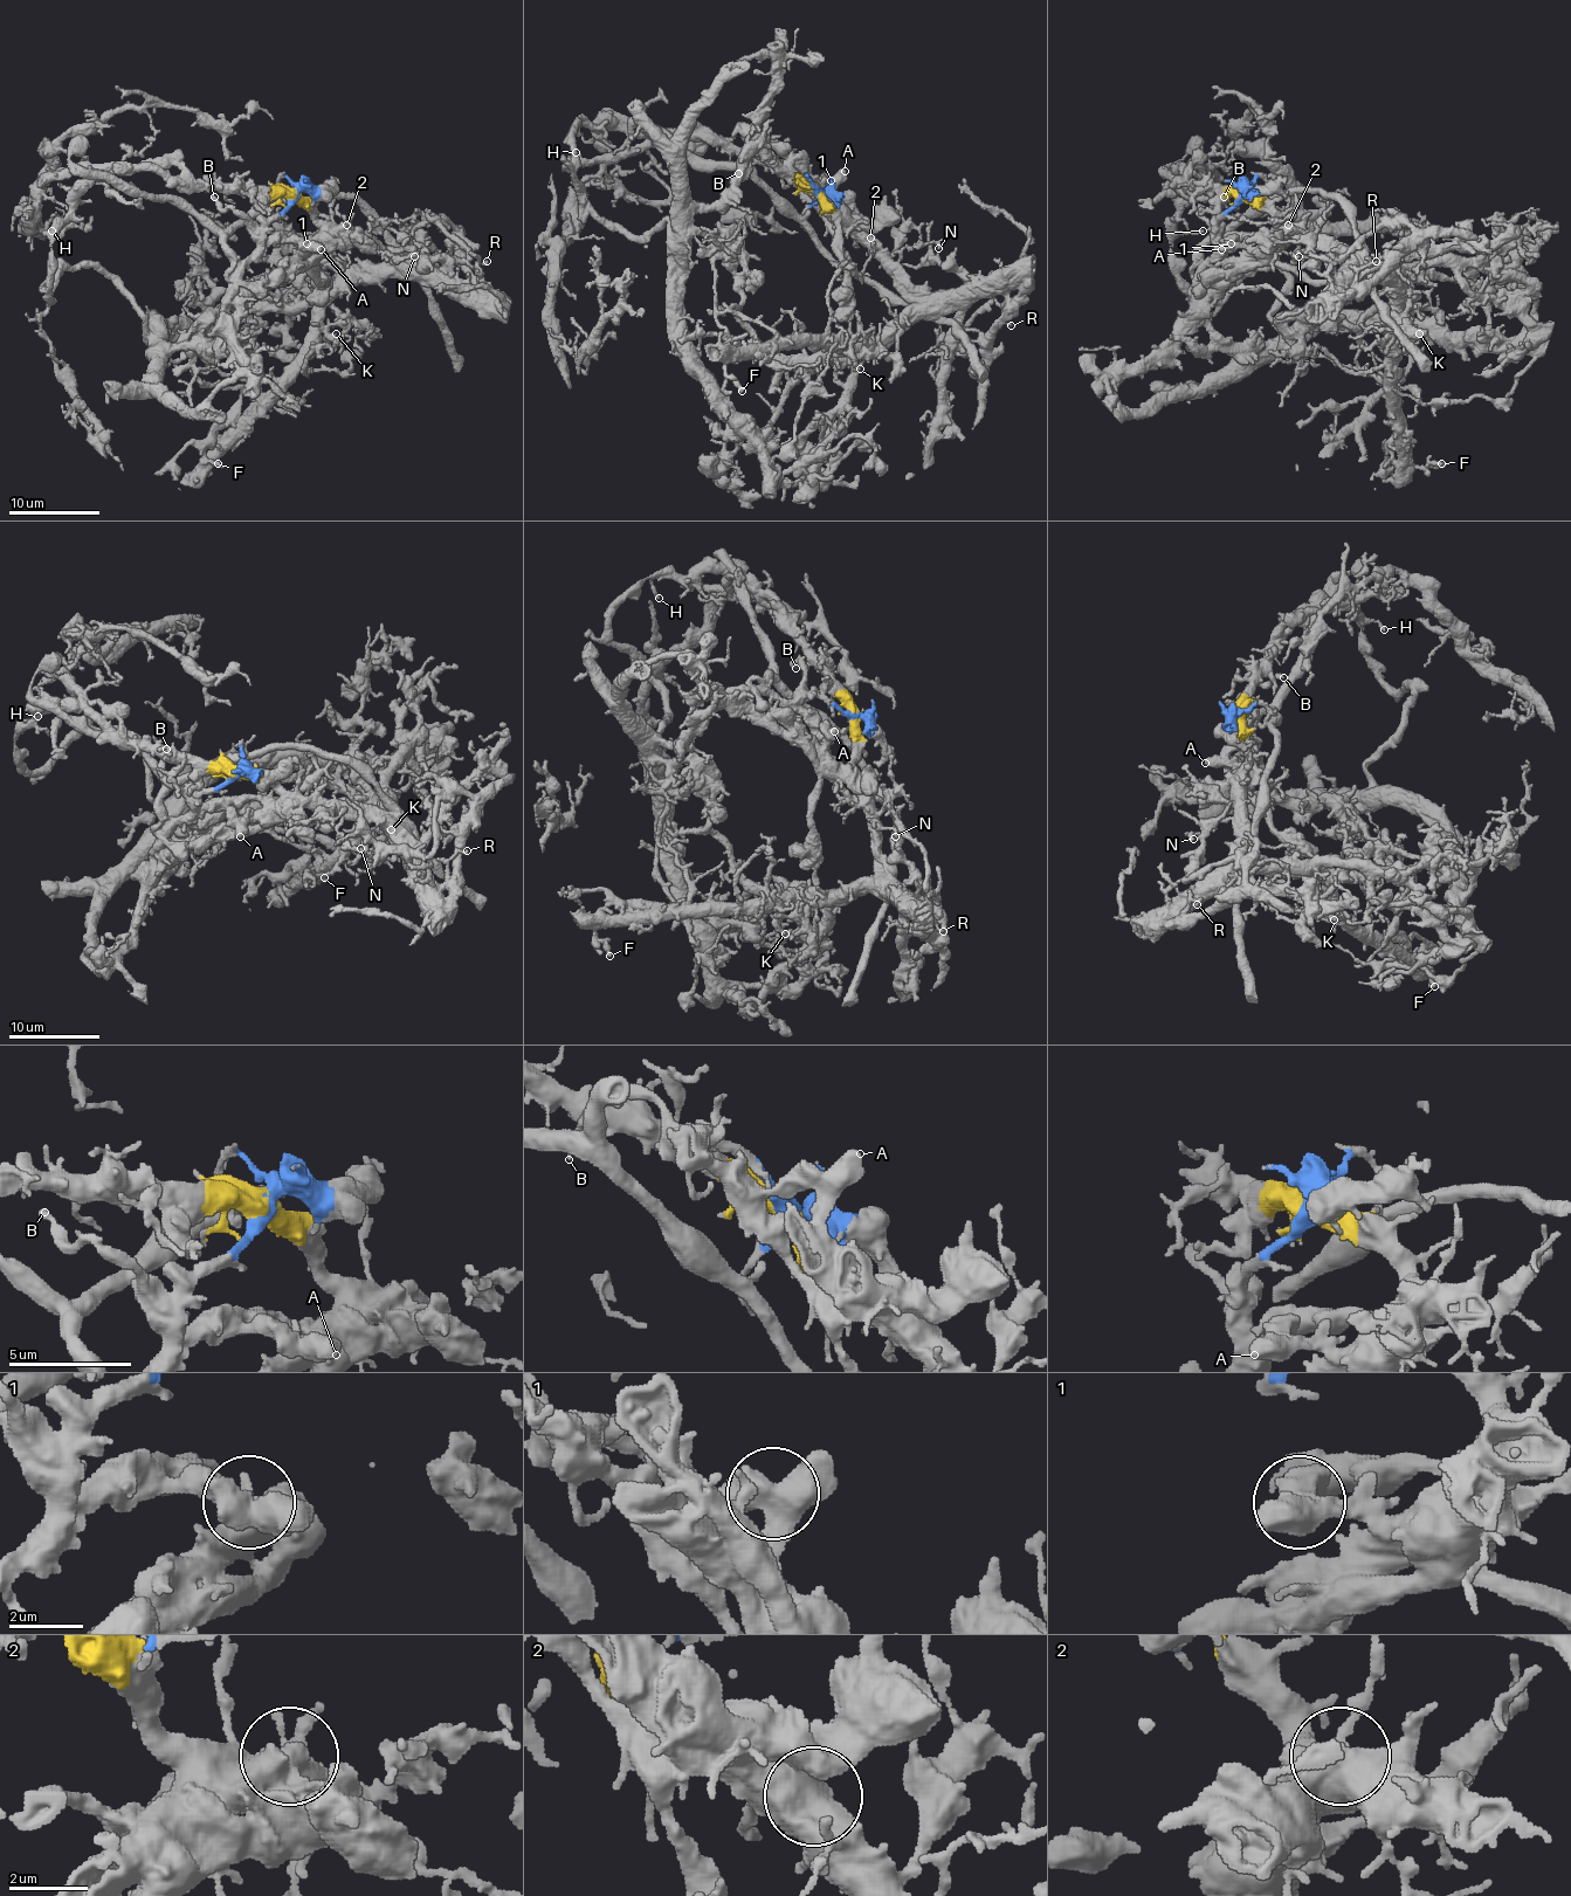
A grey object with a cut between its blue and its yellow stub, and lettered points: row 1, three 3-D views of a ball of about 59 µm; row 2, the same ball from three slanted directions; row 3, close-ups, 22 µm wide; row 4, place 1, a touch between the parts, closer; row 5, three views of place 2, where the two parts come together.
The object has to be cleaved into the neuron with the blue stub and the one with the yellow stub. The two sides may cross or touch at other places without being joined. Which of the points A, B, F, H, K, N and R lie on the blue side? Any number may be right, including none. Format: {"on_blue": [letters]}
{"on_blue": ["A", "B", "H"]}

